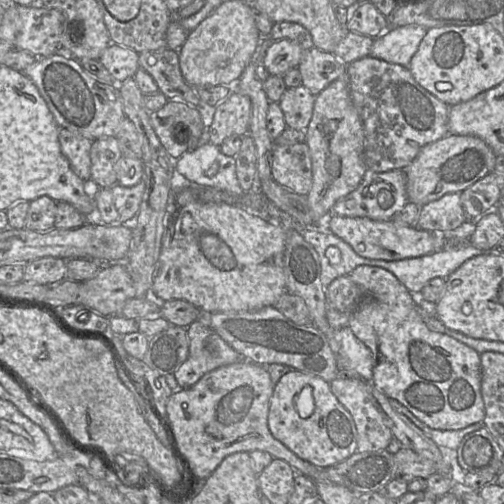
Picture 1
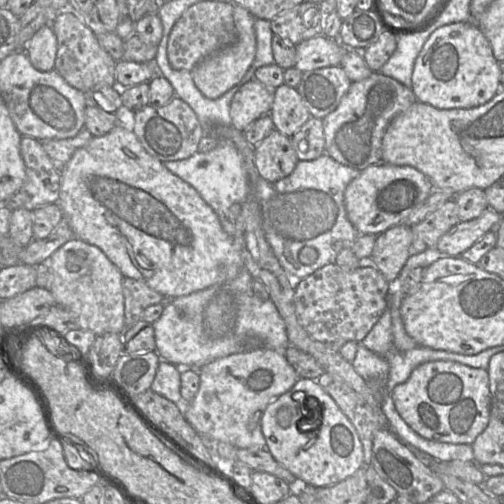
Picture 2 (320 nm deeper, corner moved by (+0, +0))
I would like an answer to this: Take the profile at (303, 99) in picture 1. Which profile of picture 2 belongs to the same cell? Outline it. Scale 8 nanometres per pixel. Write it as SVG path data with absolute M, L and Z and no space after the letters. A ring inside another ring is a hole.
M285 83L274 90L273 104L269 114L274 129L289 138L311 117L298 90Z

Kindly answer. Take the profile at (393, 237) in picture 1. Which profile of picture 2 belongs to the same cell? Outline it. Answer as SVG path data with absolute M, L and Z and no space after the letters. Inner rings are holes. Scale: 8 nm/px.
M488 208L478 218L453 226L439 239L436 248L444 255L460 256L487 232L495 230L502 217L502 214Z

